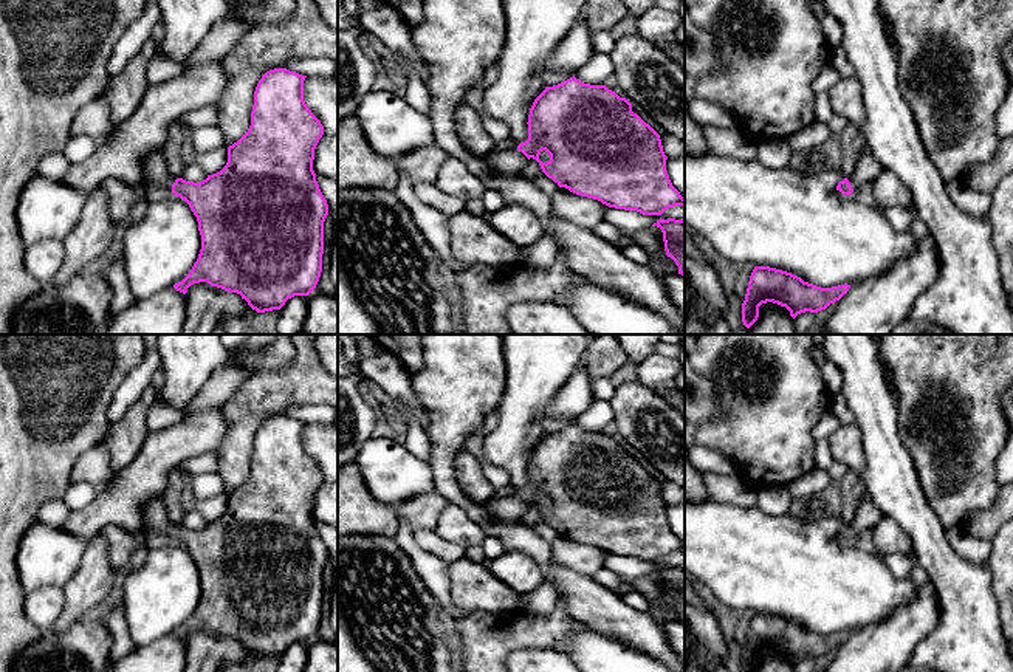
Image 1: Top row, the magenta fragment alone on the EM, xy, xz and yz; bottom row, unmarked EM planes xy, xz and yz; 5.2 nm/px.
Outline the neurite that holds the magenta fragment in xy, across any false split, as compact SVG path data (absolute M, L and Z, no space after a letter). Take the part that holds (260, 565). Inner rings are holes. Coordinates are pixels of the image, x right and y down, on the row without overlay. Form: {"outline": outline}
{"outline": "M274 415L266 418L259 427L254 438L254 452L251 458L249 477L237 489L228 494L226 513L220 519L208 522L208 525L200 530L186 528L183 525L173 525L167 517L167 511L163 503L163 494L147 502L144 508L144 530L169 534L173 542L184 547L189 551L194 562L197 564L198 578L201 582L201 596L198 605L194 610L189 621L181 629L173 632L177 638L186 641L191 632L208 629L211 633L217 633L225 638L240 641L242 646L245 646L252 657L256 657L257 660L265 660L265 658L280 657L288 646L294 643L308 643L316 635L322 619L324 568L328 562L328 551L319 536L319 531L316 528L316 520L313 517L314 495L324 482L324 474L304 447L305 424L307 423L302 423L296 418L290 418L287 415Z"}

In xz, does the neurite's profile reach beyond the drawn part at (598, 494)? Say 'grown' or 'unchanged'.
grown

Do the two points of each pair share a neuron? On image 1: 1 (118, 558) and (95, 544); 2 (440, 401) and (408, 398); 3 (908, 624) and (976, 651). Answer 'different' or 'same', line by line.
1: different
2: different
3: different

